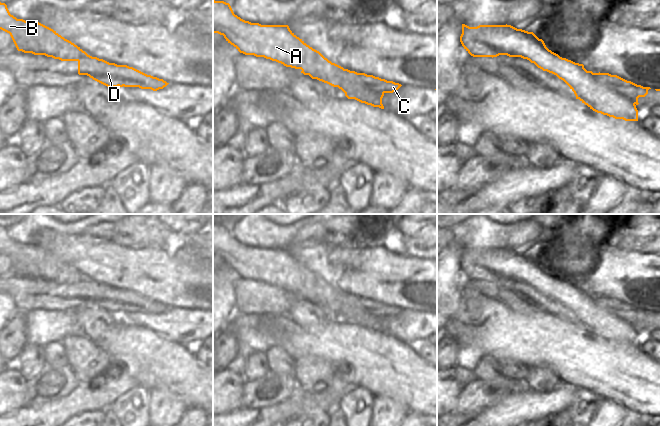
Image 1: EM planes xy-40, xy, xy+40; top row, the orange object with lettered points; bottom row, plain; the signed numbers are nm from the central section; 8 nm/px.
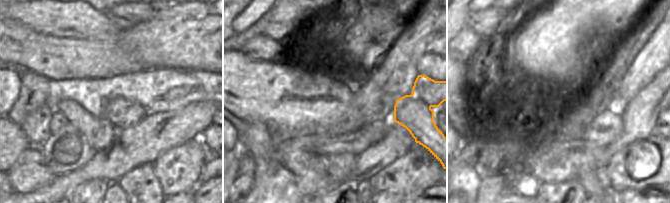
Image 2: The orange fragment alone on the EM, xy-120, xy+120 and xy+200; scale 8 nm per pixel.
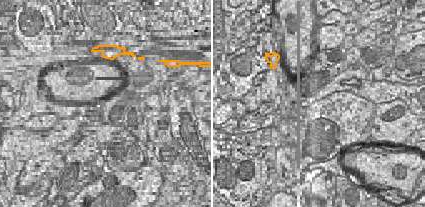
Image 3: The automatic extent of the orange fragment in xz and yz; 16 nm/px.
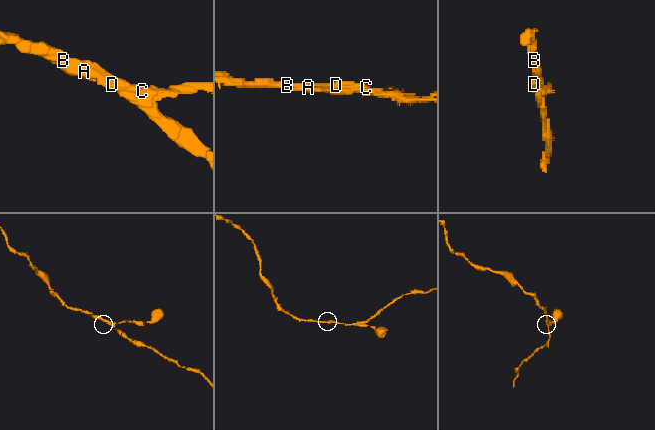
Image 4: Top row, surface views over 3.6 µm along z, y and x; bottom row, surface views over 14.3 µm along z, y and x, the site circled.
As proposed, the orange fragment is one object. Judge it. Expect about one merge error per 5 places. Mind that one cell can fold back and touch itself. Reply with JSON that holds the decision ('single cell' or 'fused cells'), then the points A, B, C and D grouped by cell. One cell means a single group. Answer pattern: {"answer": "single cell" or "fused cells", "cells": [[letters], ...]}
{"answer": "fused cells", "cells": [["A", "B"], ["C", "D"]]}

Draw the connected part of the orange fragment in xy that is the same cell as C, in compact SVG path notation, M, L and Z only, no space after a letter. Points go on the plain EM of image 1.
M317 279L315 285L307 283L304 286L304 293L301 297L309 299L312 303L317 303L333 311L349 307L355 301L359 301L363 309L379 317L393 317L402 310L399 307L387 305L373 299L339 293L322 279Z

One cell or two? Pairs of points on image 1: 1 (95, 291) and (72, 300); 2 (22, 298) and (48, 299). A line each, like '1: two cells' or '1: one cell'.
1: one cell
2: one cell

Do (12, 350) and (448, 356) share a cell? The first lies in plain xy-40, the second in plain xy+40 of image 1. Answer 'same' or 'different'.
same

